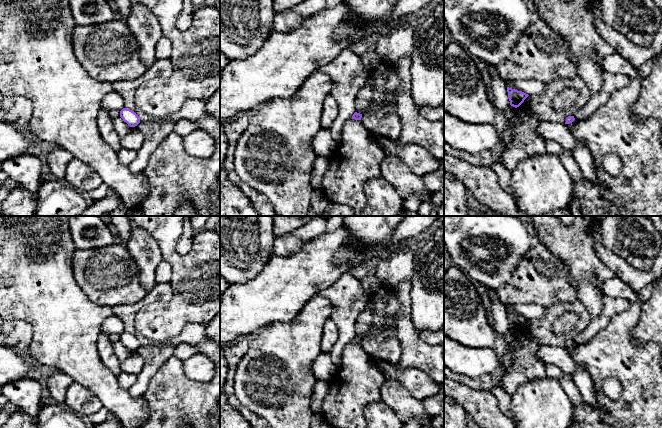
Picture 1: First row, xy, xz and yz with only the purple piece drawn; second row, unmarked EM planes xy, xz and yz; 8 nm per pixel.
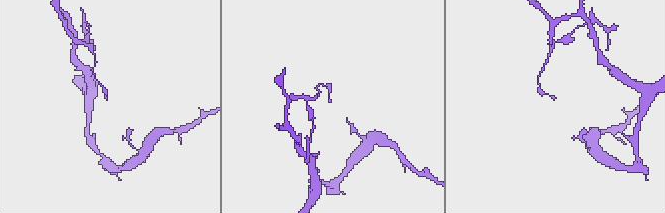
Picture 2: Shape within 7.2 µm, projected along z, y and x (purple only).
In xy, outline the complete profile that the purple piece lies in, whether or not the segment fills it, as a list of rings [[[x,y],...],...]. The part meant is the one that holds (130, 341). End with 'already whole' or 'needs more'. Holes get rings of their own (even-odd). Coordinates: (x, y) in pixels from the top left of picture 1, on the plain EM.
[[[123,332],[120,335],[120,341],[130,351],[135,351],[140,347],[140,343],[139,343],[138,339],[134,335],[127,333],[127,332]]]; already whole

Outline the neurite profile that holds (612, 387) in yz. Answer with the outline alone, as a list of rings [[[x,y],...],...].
[[[607,376],[601,385],[601,389],[608,398],[617,400],[621,396],[622,385],[618,378]]]

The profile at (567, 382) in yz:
[[[564,373],[564,376],[559,380],[559,382],[566,395],[569,397],[572,405],[579,405],[584,402],[583,397],[573,380],[572,374]]]

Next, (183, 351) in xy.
[[[181,343],[175,346],[173,355],[184,362],[199,352],[201,351],[198,347],[194,347],[187,343]]]

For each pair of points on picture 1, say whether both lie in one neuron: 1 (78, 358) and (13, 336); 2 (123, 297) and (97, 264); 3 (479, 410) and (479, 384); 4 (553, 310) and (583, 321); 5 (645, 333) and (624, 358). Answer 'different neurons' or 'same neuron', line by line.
1: different neurons
2: same neuron
3: different neurons
4: same neuron
5: different neurons

